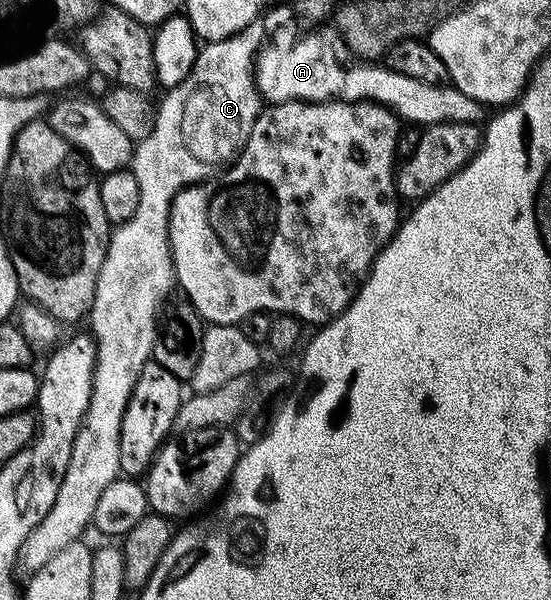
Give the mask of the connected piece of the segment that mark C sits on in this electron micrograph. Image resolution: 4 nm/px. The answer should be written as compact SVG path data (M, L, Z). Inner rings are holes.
M256 19L225 39L206 42L198 50L196 61L186 79L163 93L163 102L160 100L155 110L153 131L149 131L146 139L134 146L133 160L129 168L137 179L137 188L141 191L141 196L137 198L137 211L133 211L133 219L112 228L111 242L107 248L105 263L101 263L101 275L97 275L97 291L93 295L93 307L89 314L89 333L95 338L95 370L89 407L83 417L83 426L75 436L69 455L69 467L65 471L65 479L61 479L57 499L53 499L49 515L45 515L45 519L41 519L37 527L33 527L29 539L25 539L19 552L19 565L27 568L28 574L36 573L38 569L45 567L45 563L49 563L49 559L53 559L53 555L57 555L61 547L69 547L69 543L84 536L87 525L89 529L99 513L101 491L115 484L120 476L119 440L123 413L127 410L131 392L141 371L152 360L157 322L165 305L163 300L170 295L171 288L174 290L177 285L175 264L169 247L171 204L181 190L214 178L222 173L226 166L234 165L245 143L249 143L253 123L261 112L261 98L259 90L255 87L255 64L269 37L269 32L267 33L261 22L262 20Z

